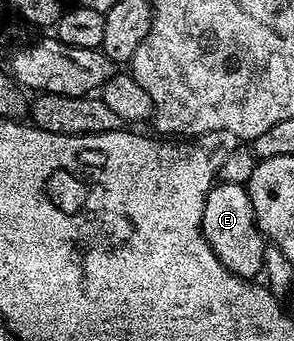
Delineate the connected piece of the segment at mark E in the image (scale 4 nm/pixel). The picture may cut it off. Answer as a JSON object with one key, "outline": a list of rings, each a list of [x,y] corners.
{"outline":[[[219,181],[211,186],[203,204],[203,238],[207,240],[213,255],[233,275],[255,279],[262,274],[265,238],[259,231],[253,203],[244,186],[228,181]]]}

